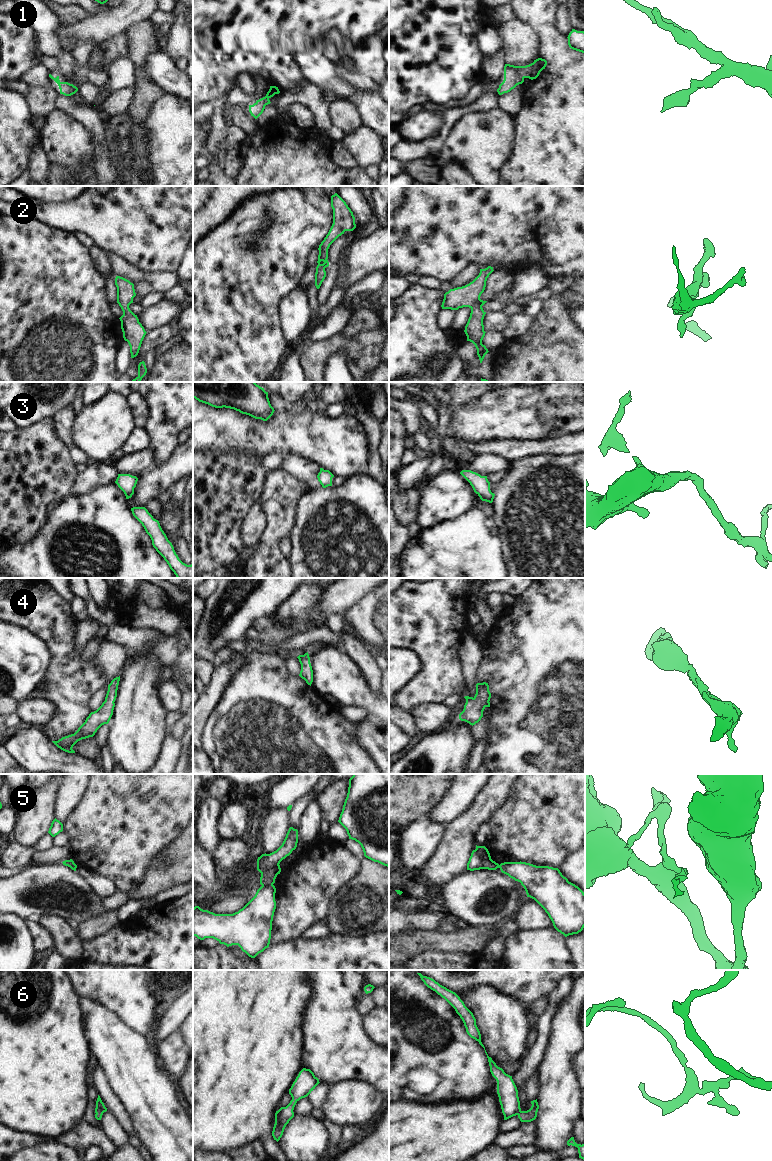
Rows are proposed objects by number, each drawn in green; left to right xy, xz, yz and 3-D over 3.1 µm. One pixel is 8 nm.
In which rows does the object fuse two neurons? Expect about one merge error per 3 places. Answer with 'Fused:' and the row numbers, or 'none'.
Fused: 5

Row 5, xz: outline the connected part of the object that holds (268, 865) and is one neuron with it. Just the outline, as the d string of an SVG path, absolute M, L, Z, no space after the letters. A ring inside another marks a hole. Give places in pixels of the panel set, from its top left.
M290 827L282 845L270 854L262 854L257 859L257 870L261 873L260 884L269 886L281 872L280 862L296 849L298 843L298 830Z

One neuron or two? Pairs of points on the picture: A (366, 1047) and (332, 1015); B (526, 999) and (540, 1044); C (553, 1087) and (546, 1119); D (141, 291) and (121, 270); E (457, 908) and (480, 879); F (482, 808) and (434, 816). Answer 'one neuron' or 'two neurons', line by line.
A: one neuron
B: two neurons
C: one neuron
D: two neurons
E: one neuron
F: two neurons

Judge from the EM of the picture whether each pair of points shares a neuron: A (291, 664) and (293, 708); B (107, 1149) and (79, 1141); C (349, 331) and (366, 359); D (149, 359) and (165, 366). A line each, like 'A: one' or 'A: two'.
A: two
B: one
C: two
D: two

